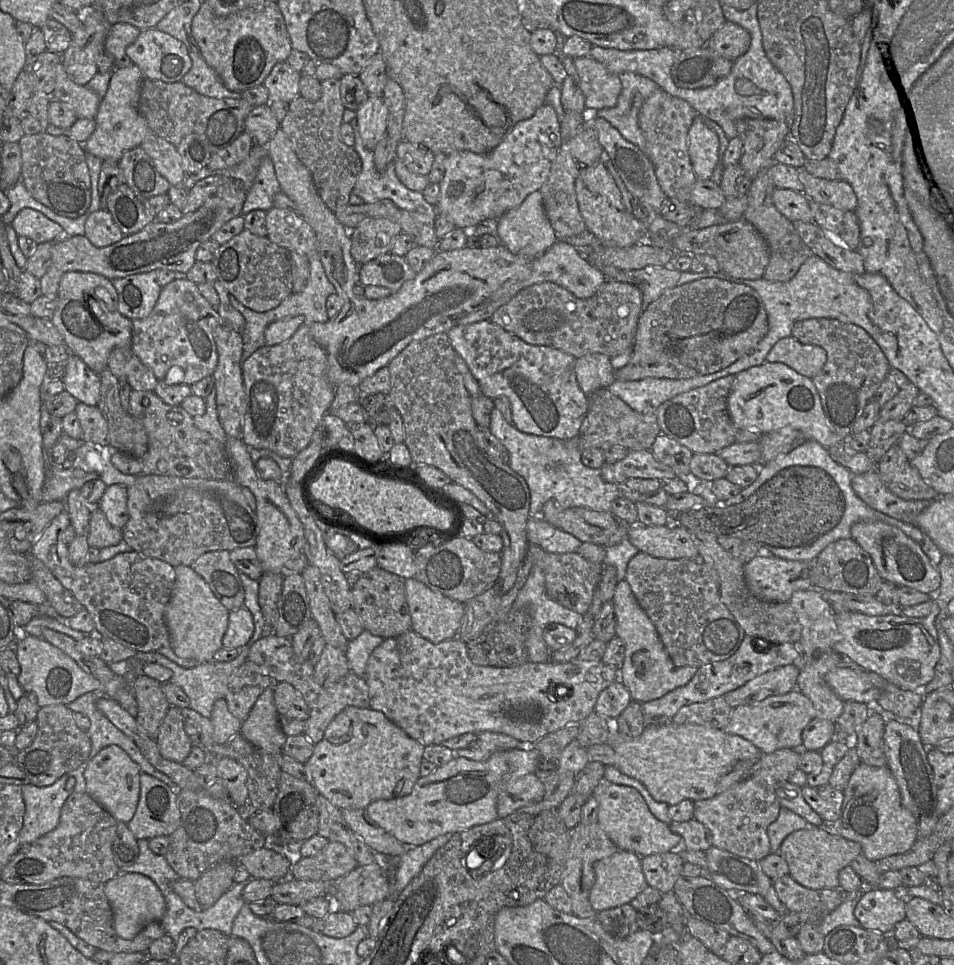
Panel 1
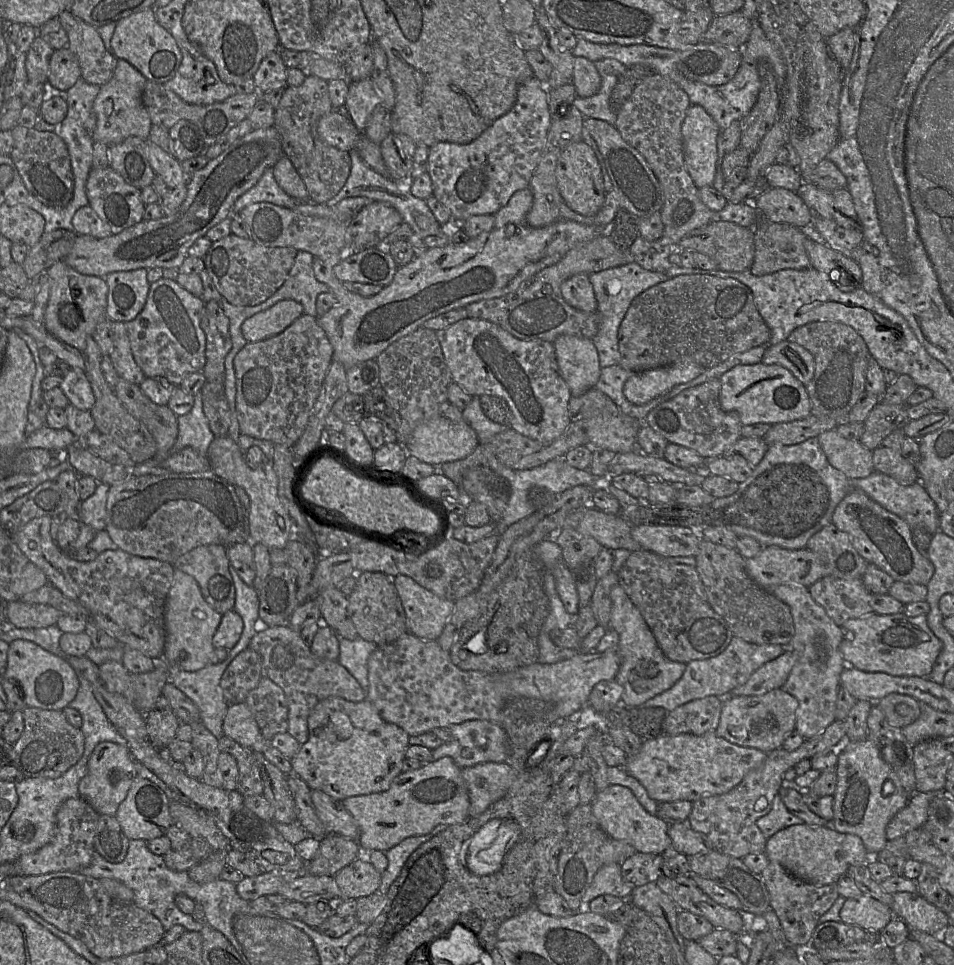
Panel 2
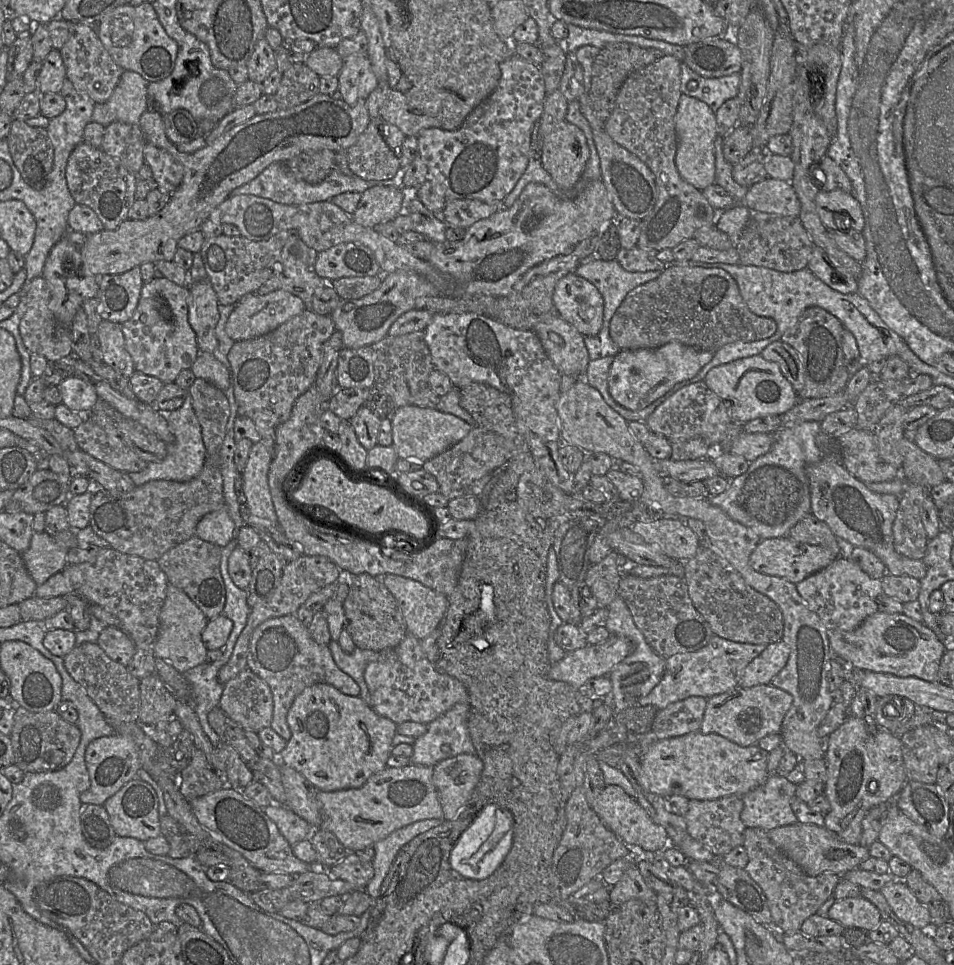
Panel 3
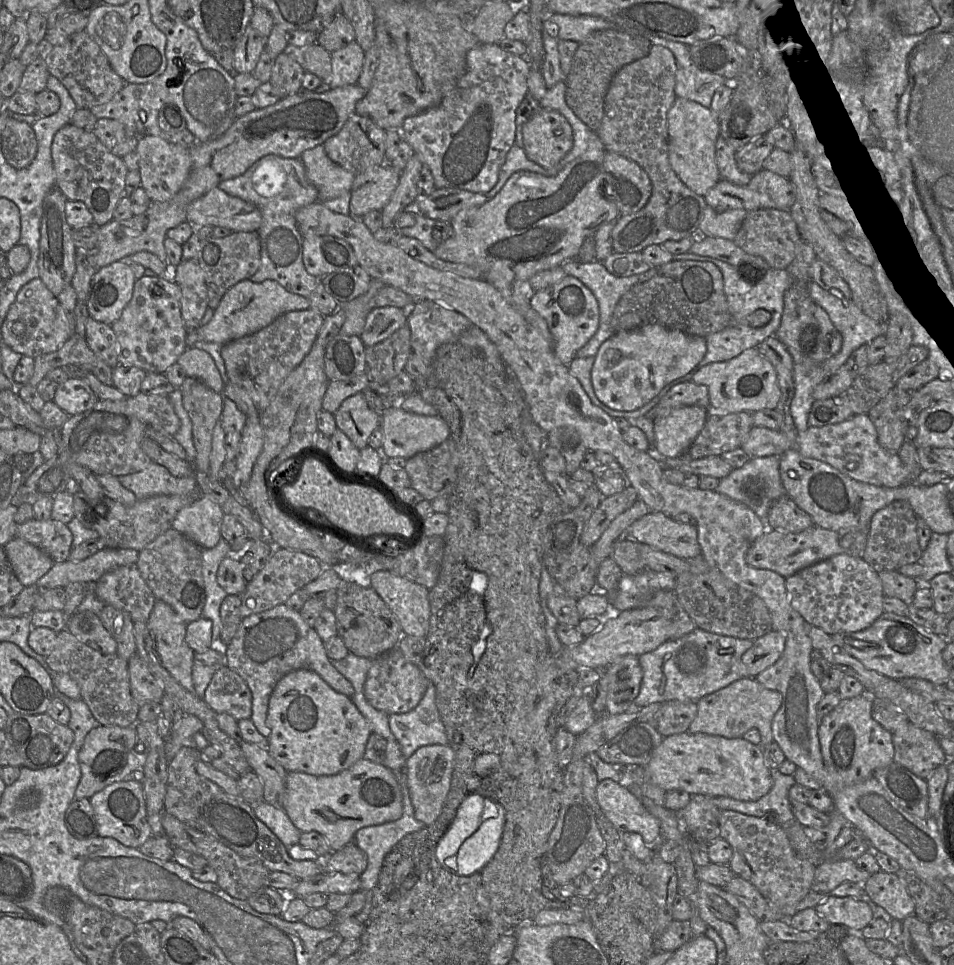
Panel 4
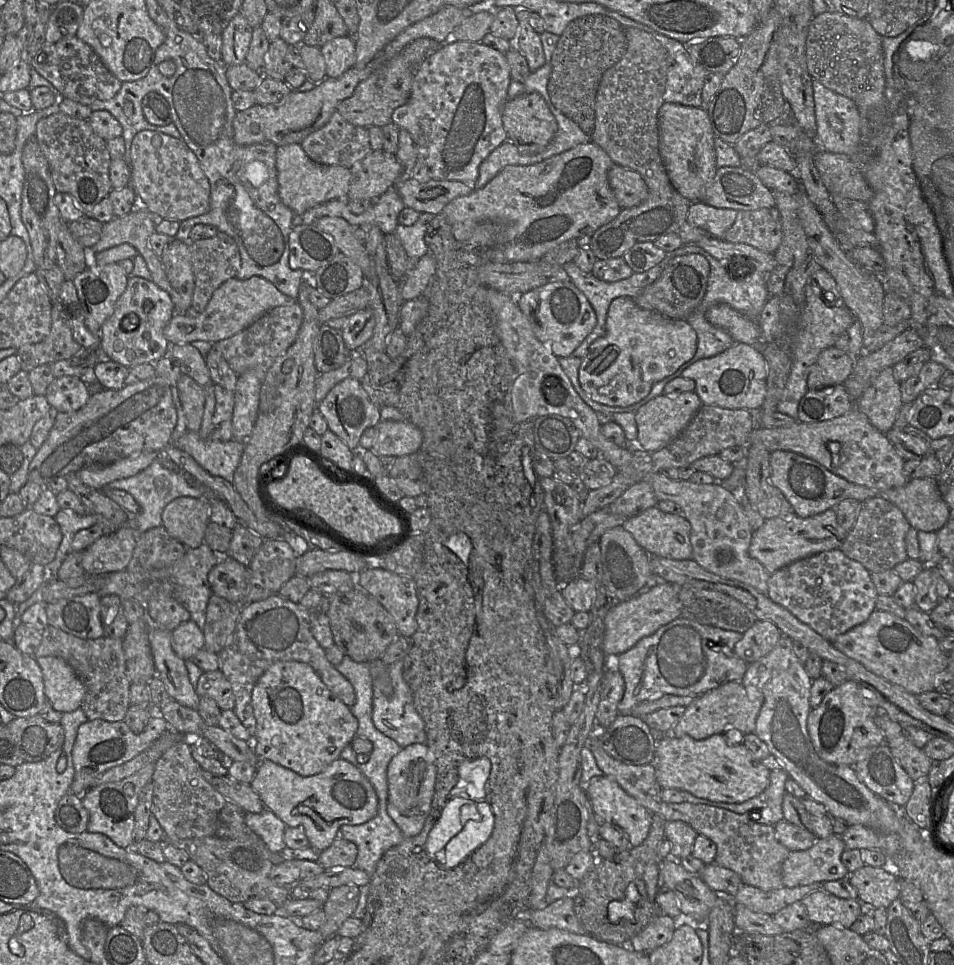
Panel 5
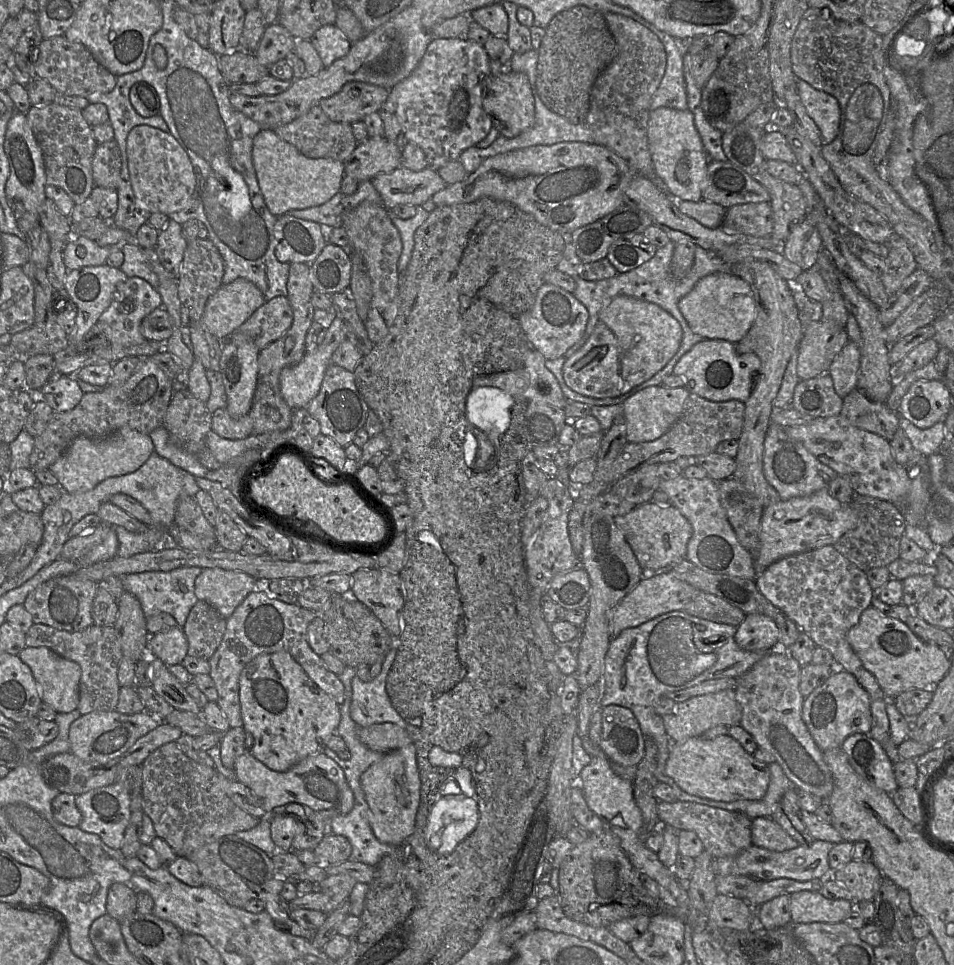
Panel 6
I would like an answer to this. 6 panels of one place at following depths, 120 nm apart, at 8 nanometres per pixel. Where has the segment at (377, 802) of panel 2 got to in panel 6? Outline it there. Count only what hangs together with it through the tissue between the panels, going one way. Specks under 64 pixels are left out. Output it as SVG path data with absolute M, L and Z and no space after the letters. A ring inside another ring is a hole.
M246 751L235 760L233 771L236 780L262 801L267 817L281 815L296 820L297 834L292 841L292 850L314 850L329 833L331 820L348 814L355 804L343 769L322 752L308 756L285 772L279 772Z

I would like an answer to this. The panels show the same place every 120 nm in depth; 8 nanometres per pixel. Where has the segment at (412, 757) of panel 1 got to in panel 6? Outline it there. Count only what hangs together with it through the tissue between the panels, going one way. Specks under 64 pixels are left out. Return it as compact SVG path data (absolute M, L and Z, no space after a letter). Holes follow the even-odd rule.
M285 651L260 654L245 666L239 677L239 698L244 731L253 738L250 754L279 772L285 772L308 756L322 752L324 740L336 734L341 721L340 705L320 689Z

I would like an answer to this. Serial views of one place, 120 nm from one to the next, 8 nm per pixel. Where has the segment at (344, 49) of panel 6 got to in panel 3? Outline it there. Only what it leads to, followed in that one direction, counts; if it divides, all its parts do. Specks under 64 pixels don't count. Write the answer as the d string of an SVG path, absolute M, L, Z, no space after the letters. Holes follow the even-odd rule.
M351 55L345 58L337 78L337 94L349 105L360 99L366 100L378 85L378 79L372 71L367 55Z

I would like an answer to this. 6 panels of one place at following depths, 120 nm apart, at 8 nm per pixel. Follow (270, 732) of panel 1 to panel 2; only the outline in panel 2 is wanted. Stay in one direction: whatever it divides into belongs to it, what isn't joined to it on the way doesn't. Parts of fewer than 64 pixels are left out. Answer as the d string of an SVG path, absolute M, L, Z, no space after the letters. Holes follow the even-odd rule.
M245 702L228 706L222 729L225 736L255 752L262 753L270 745Z

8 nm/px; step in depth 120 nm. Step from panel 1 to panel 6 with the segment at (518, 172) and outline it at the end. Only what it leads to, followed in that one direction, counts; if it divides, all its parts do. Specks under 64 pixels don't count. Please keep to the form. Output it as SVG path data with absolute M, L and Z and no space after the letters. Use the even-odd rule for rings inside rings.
M433 37L416 69L390 89L383 109L398 119L404 137L424 151L429 168L438 170L448 162L459 160L464 150L475 146L489 134L493 123L483 108L483 81L495 68L480 43L465 37Z

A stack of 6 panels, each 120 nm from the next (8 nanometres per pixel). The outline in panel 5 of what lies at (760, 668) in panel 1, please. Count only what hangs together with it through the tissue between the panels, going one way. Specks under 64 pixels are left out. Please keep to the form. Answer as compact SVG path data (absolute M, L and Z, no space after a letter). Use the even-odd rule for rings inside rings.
M681 616L642 638L631 649L613 659L613 666L622 674L625 682L624 695L617 706L619 713L631 714L639 703L665 694L700 696L724 683L741 681L749 668L749 664L735 653L735 645L742 636L736 631L700 624Z

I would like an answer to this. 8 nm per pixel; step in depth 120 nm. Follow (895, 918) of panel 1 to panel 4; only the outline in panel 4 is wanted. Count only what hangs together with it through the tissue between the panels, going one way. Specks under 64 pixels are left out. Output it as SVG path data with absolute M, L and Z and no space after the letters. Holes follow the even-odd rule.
M830 896L815 910L830 925L842 925L852 932L860 932L874 919L869 903L861 898Z

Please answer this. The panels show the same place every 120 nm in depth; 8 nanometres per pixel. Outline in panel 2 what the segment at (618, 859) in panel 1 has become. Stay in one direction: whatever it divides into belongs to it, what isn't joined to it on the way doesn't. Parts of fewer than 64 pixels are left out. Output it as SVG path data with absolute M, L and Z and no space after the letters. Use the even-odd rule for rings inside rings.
M607 864L602 866L594 876L592 883L582 897L582 903L587 906L593 899L601 895L629 899L634 888L632 883L623 880L620 864Z

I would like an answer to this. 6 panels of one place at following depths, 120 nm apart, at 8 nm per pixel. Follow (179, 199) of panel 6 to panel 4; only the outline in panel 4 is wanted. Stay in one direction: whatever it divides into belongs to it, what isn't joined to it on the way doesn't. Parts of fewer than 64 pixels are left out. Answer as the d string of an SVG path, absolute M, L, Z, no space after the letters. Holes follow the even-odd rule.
M156 135L140 136L135 152L138 156L141 187L153 202L171 199L184 185L190 175L192 160L190 146L181 146ZM215 187L188 206L186 221L195 228L210 225L225 227L232 232L256 232L262 214L254 204Z

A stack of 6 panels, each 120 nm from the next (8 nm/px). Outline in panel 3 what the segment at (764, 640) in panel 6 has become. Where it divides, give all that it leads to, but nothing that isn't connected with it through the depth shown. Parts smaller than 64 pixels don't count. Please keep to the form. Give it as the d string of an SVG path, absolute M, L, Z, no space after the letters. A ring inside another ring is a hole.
M783 640L767 645L765 650L745 668L739 682L742 688L770 684L771 680L785 667L790 648Z

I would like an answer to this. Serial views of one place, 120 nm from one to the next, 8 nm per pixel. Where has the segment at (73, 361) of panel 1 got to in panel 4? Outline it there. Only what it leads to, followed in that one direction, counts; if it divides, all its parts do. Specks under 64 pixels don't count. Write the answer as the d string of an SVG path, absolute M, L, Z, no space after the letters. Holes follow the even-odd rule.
M69 378L57 383L52 400L68 415L75 415L92 408L98 401L90 386L81 378Z

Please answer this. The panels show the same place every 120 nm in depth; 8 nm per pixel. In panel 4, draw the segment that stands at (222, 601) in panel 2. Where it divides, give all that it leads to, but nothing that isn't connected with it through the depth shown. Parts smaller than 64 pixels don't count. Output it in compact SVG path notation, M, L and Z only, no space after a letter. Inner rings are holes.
M171 528L139 551L136 566L155 598L170 605L186 624L202 618L206 590L202 574L203 549Z

